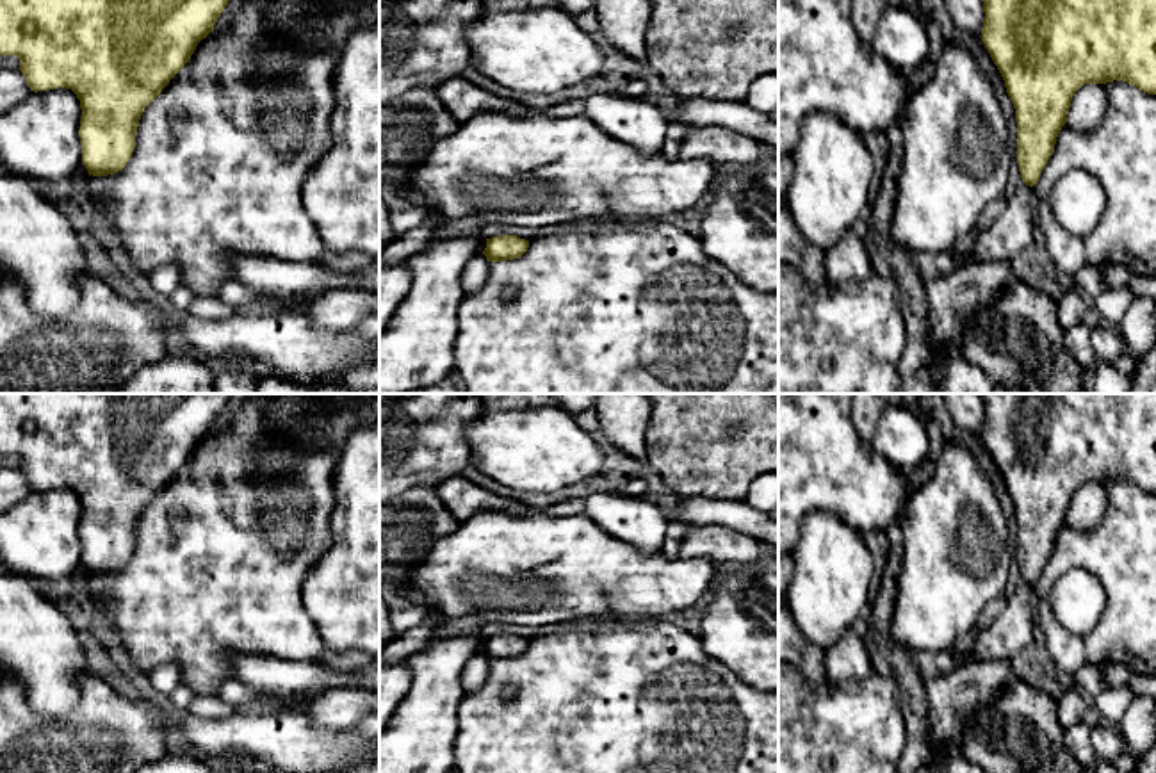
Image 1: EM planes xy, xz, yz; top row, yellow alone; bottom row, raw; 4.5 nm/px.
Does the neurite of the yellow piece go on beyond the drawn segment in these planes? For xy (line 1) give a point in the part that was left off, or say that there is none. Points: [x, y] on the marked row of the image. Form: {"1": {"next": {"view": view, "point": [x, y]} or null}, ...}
{"1": {"next": null}}

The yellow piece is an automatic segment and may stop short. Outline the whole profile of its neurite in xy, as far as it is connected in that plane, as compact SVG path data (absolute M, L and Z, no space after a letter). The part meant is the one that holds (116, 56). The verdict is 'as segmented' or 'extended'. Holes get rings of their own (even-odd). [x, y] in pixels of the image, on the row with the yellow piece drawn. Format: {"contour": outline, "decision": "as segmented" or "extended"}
{"contour": "M0 0L0 55L20 59L30 91L71 89L80 100L89 176L121 171L144 109L189 62L230 0Z", "decision": "as segmented"}

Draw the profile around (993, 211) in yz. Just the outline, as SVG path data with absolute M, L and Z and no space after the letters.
M999 196L996 199L992 199L985 210L981 212L976 228L981 232L985 232L987 228L990 228L990 224L1001 216L1001 212L1006 207L1008 198L1006 196Z

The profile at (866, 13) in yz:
M853 0L853 25L859 37L871 45L887 0Z

